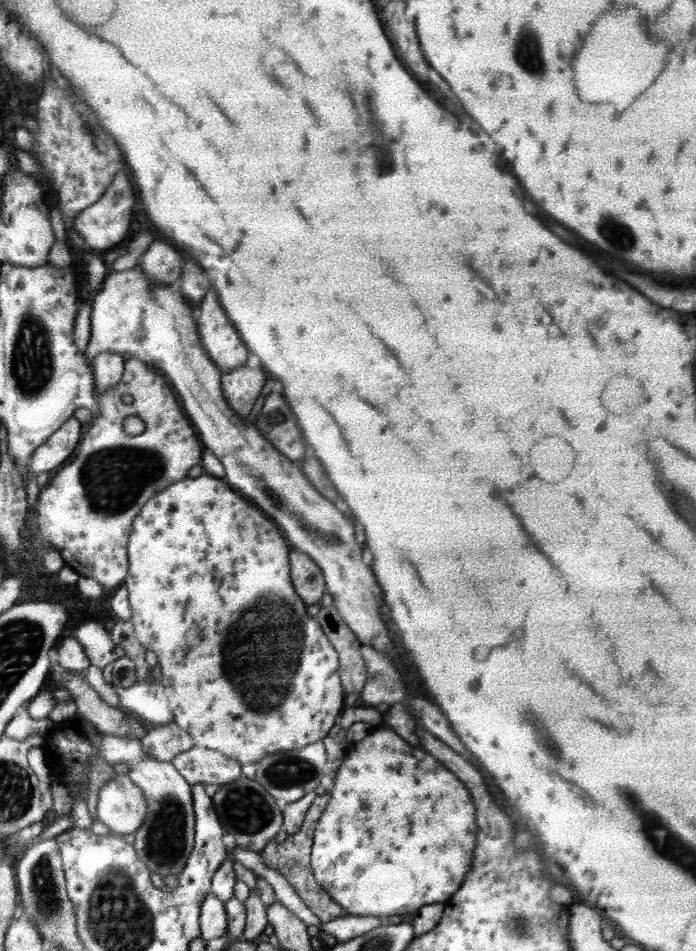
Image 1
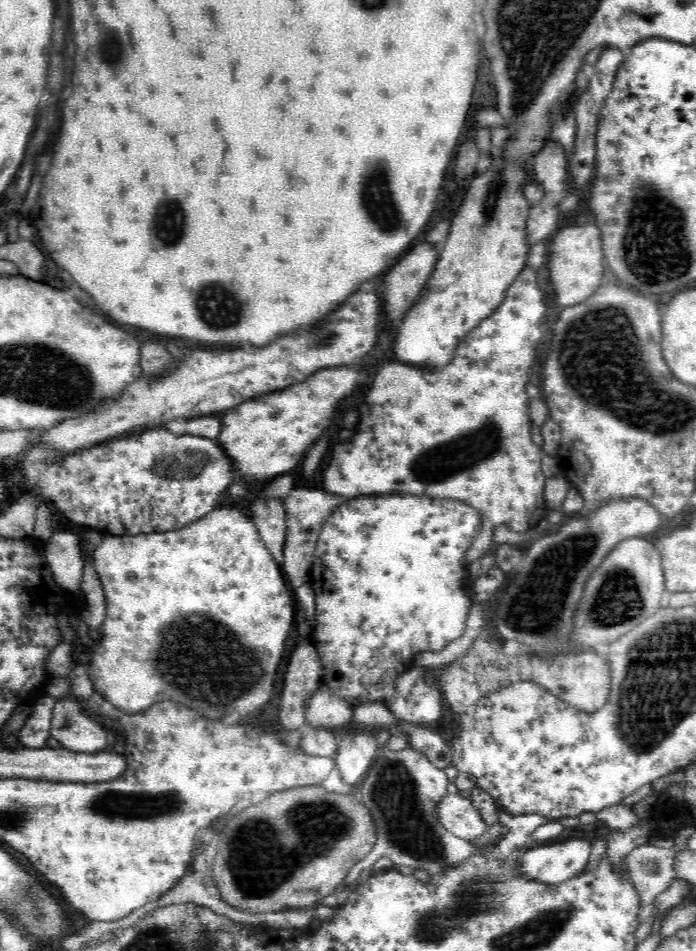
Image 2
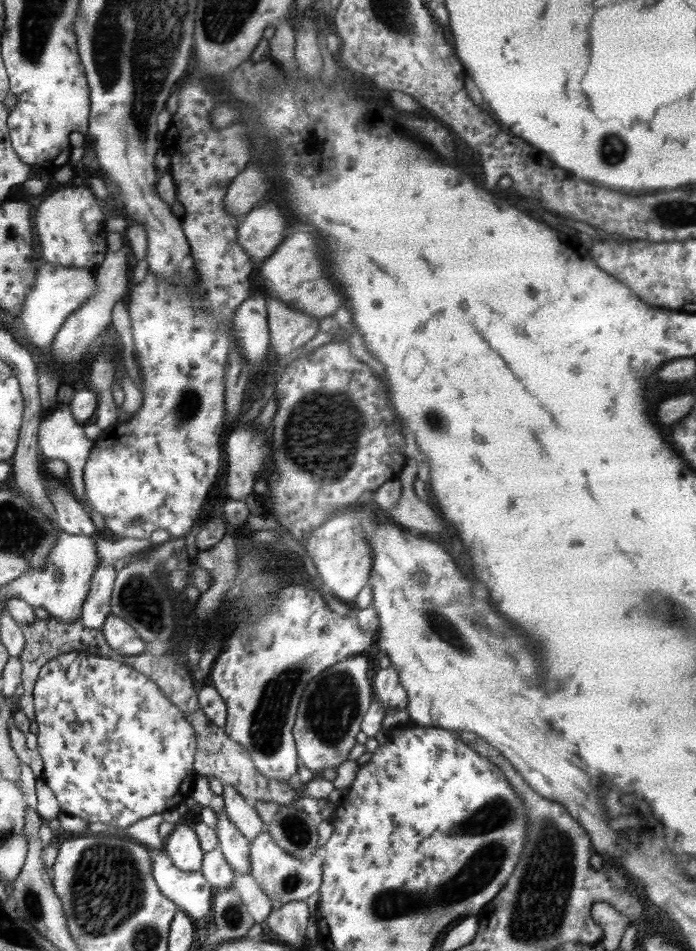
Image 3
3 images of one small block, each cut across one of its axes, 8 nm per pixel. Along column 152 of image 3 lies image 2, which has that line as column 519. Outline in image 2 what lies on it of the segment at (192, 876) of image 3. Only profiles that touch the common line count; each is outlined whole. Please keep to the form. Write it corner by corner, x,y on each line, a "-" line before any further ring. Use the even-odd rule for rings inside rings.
582,838
556,846
542,846
520,856
518,873
528,881
546,885
563,884
584,872
589,862
591,844

